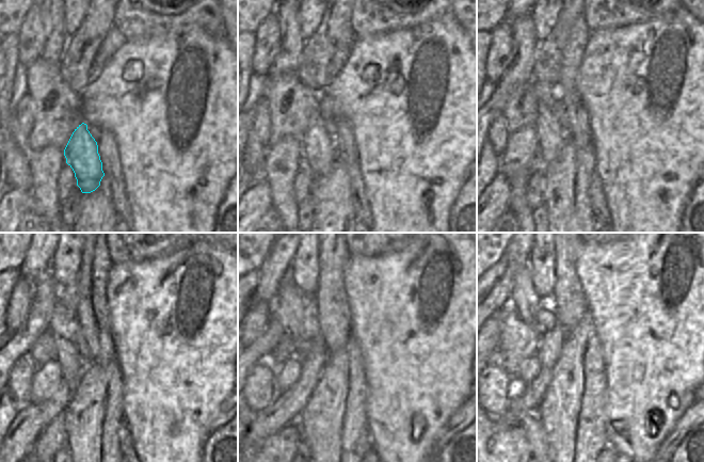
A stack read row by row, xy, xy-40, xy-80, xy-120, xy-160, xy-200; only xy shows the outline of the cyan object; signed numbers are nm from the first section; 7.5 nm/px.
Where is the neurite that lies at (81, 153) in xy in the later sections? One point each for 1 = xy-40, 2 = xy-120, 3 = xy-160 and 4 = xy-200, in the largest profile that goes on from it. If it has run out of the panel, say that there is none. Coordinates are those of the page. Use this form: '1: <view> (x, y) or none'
1: xy-40 (318, 148)
2: xy-120 (63, 324)
3: xy-160 (294, 311)
4: xy-200 (529, 306)

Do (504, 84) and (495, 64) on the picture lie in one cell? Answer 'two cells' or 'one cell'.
two cells

